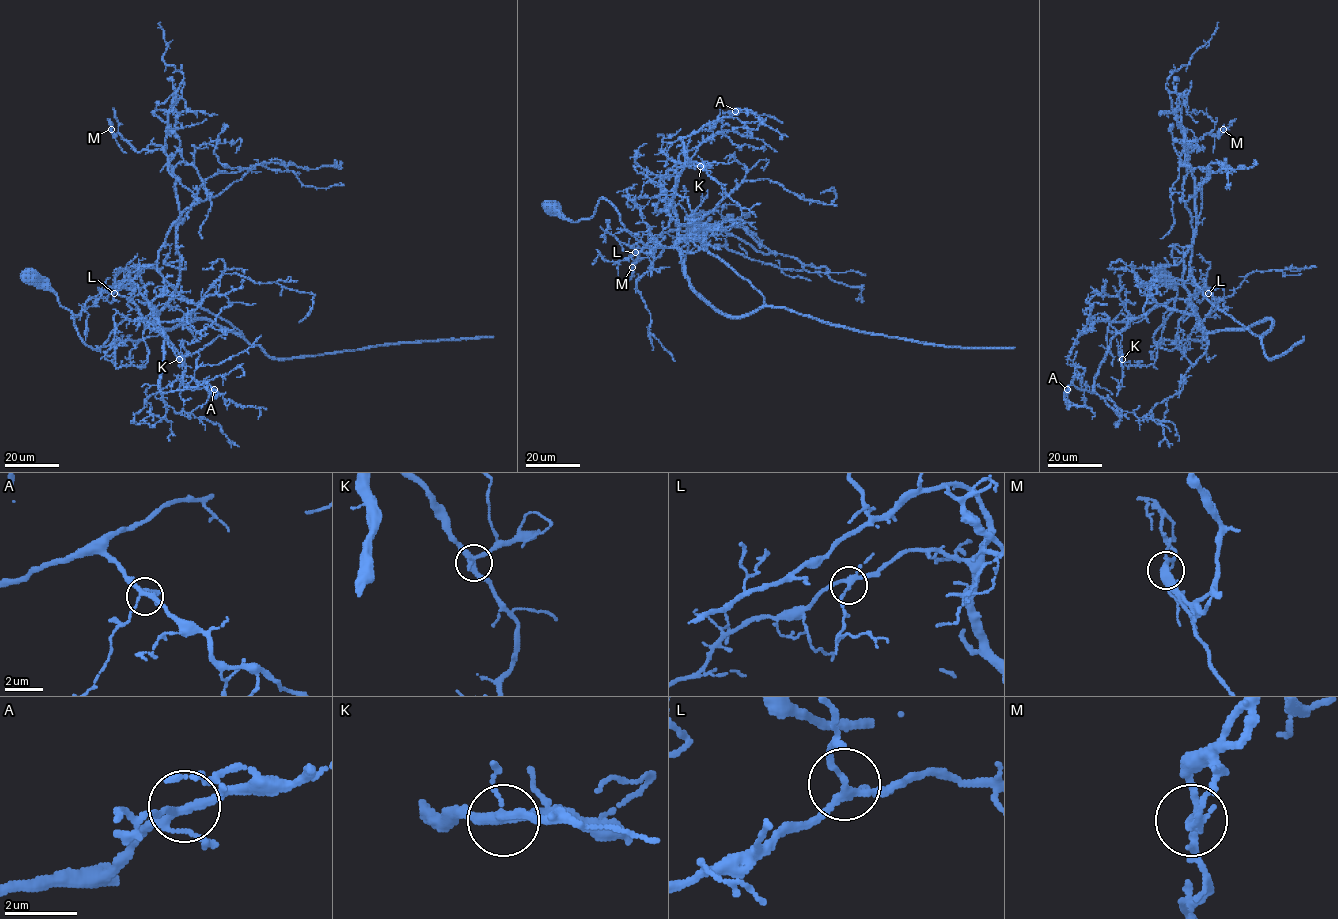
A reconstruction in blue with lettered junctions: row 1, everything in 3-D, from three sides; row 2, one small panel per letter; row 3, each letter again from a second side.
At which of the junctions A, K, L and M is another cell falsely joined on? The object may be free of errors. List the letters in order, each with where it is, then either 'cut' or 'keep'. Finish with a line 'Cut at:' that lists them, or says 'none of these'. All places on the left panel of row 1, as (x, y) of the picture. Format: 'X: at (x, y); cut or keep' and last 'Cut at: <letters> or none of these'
A: at (214, 389); keep
K: at (179, 359); keep
L: at (114, 293); keep
M: at (111, 129); cut
Cut at: M

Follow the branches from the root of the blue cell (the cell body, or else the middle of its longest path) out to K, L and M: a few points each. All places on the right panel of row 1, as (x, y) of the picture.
K: (1160, 276), (1177, 294), (1153, 342), (1177, 348), (1202, 321), (1153, 306), (1120, 333), (1122, 359)
L: (1160, 276), (1177, 291), (1175, 309), (1153, 336), (1162, 348), (1187, 341), (1214, 302), (1208, 293)
M: (1160, 276), (1177, 294), (1153, 342), (1173, 349), (1202, 321), (1183, 283), (1196, 232), (1185, 149), (1223, 129)

